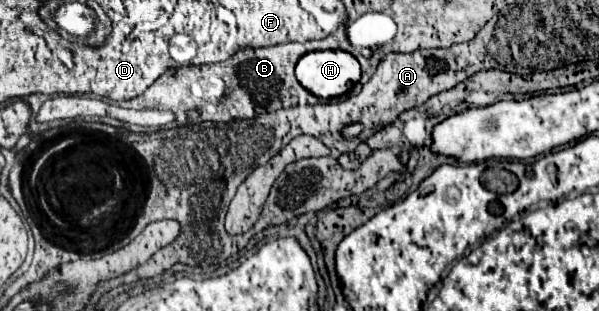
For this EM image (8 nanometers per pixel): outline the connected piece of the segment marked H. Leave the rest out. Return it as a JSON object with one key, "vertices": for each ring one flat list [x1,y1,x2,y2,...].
{"vertices":[[319,50,301,56,295,76,311,94,329,100,347,94,359,82,361,66,345,50]]}

